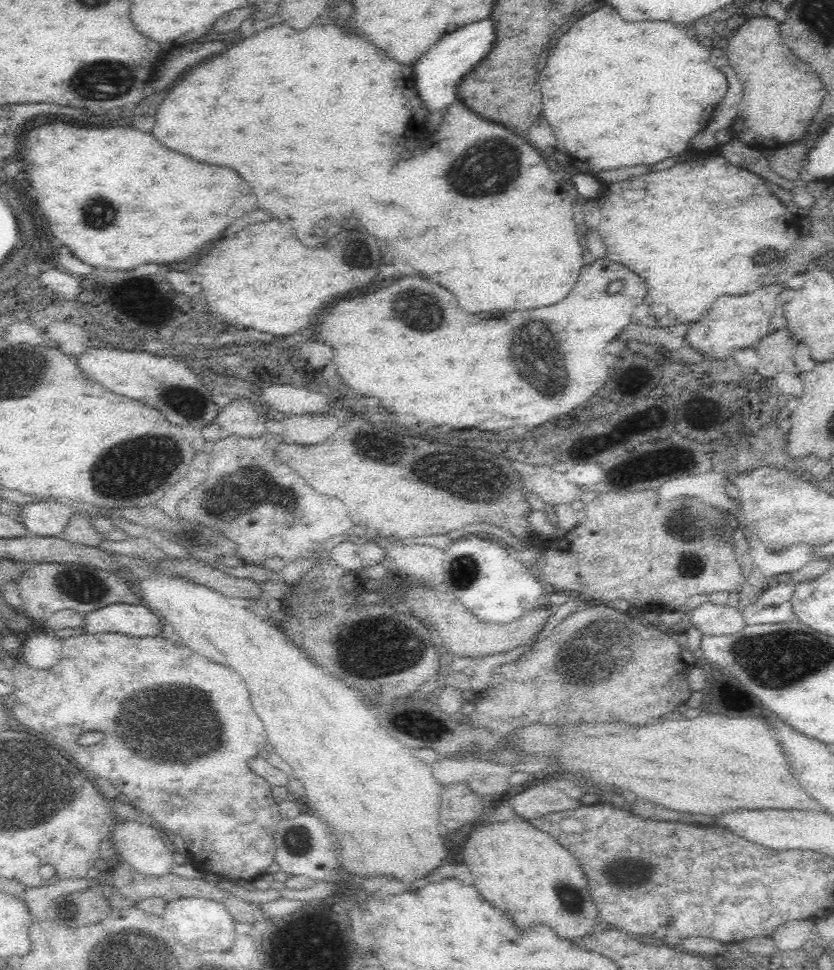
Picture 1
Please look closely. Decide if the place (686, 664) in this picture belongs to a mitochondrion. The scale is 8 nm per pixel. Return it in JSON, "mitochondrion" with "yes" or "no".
{"mitochondrion":"no"}

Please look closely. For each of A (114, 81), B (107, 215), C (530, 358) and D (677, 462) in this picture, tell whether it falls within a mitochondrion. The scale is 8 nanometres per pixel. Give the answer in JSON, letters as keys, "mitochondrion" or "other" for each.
{"A":"mitochondrion","B":"mitochondrion","C":"mitochondrion","D":"other"}

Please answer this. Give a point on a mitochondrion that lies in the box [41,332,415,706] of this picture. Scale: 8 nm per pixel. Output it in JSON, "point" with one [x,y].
{"point":[121,465]}

